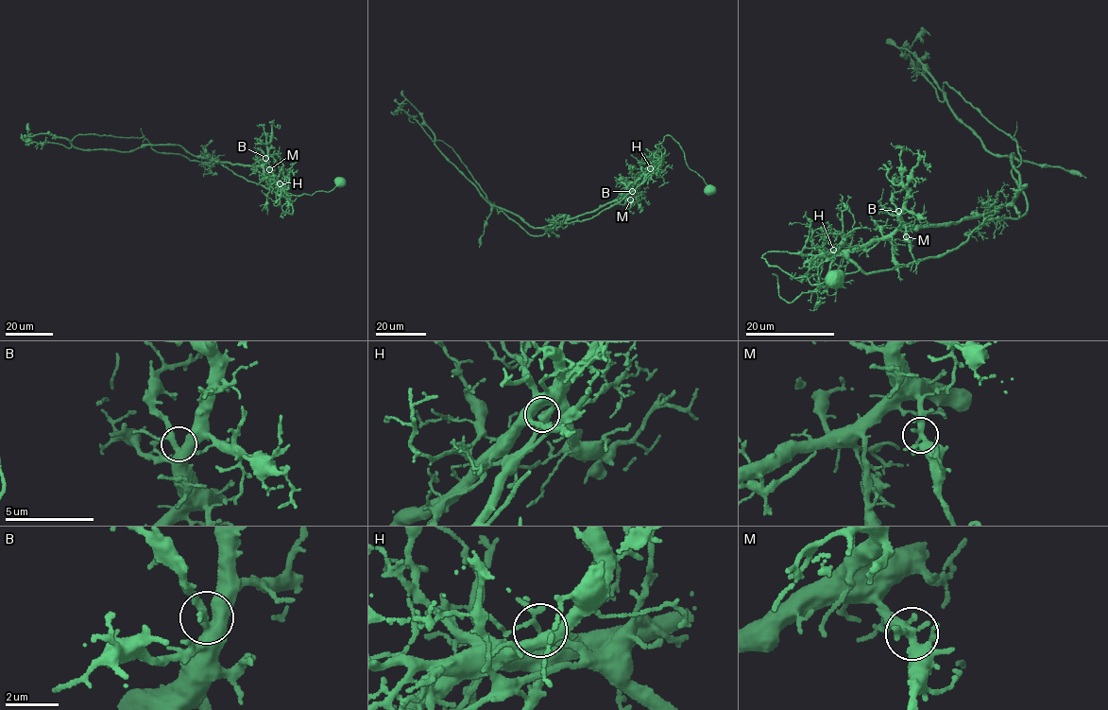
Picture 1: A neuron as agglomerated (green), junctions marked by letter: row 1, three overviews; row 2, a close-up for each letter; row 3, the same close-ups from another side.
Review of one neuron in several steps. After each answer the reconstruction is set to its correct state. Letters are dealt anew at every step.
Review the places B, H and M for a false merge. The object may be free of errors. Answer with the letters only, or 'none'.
H

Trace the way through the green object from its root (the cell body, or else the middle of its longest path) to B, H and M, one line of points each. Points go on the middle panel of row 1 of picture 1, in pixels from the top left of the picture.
B: (708, 190), (689, 167), (681, 147), (666, 135), (664, 153), (629, 185), (626, 193), (632, 191)
H: (708, 190), (704, 179), (689, 167), (681, 147), (670, 135), (664, 136), (661, 144), (664, 153), (650, 168)
M: (708, 190), (704, 179), (689, 167), (681, 147), (666, 135), (661, 144), (664, 153), (628, 187), (630, 199)

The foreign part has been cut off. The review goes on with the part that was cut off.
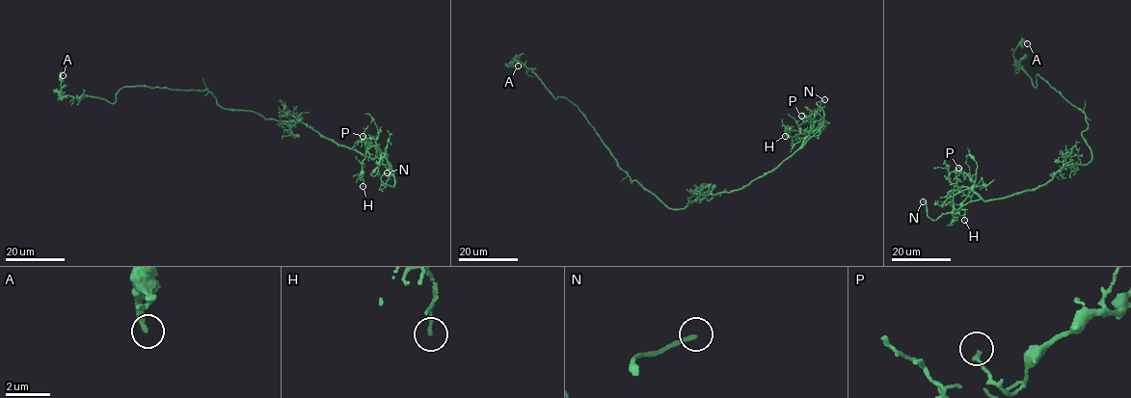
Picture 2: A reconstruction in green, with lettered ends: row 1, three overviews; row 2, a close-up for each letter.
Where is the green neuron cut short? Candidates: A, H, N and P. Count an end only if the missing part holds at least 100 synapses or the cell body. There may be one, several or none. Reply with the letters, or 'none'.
N

